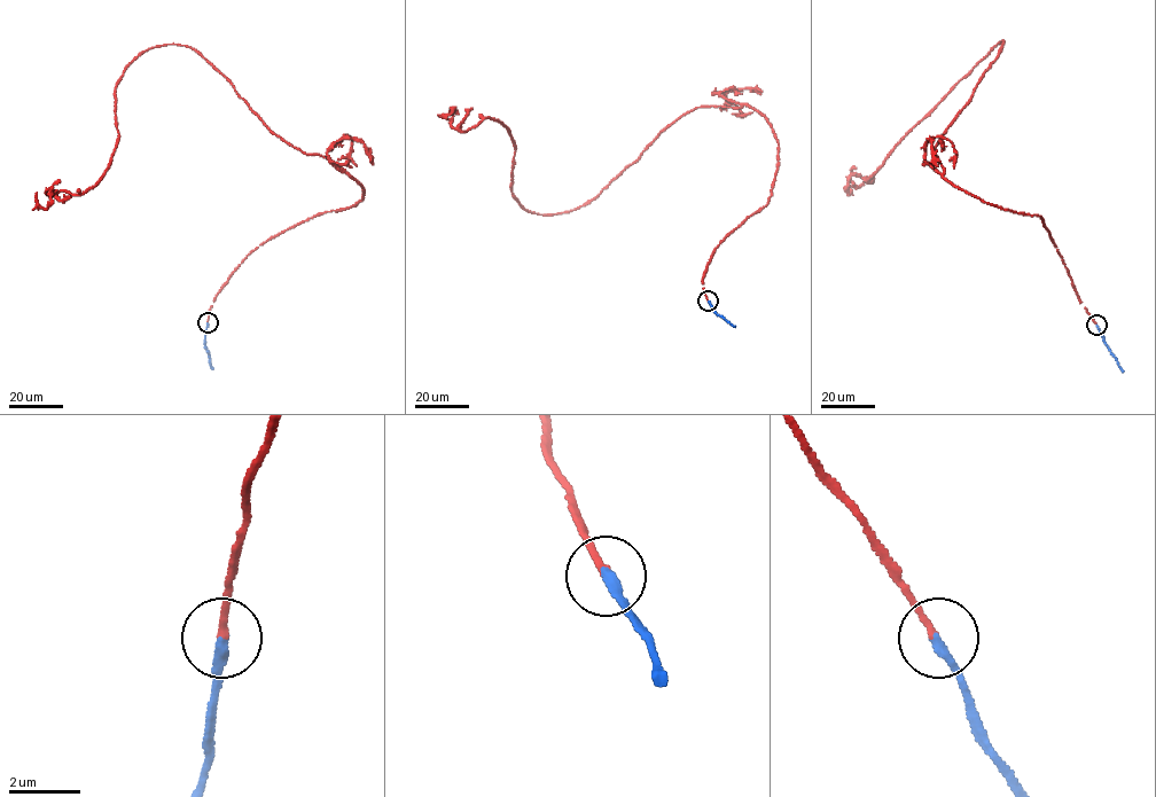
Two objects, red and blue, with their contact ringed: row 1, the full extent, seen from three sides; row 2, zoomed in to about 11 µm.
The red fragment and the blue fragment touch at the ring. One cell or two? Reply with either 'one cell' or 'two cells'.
one cell

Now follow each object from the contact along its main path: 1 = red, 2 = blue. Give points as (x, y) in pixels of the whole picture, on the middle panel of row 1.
1: (709, 302), (778, 166), (752, 109), (695, 108), (540, 215), (513, 194), (507, 126), (438, 115)
2: (709, 302), (715, 312), (735, 326)

